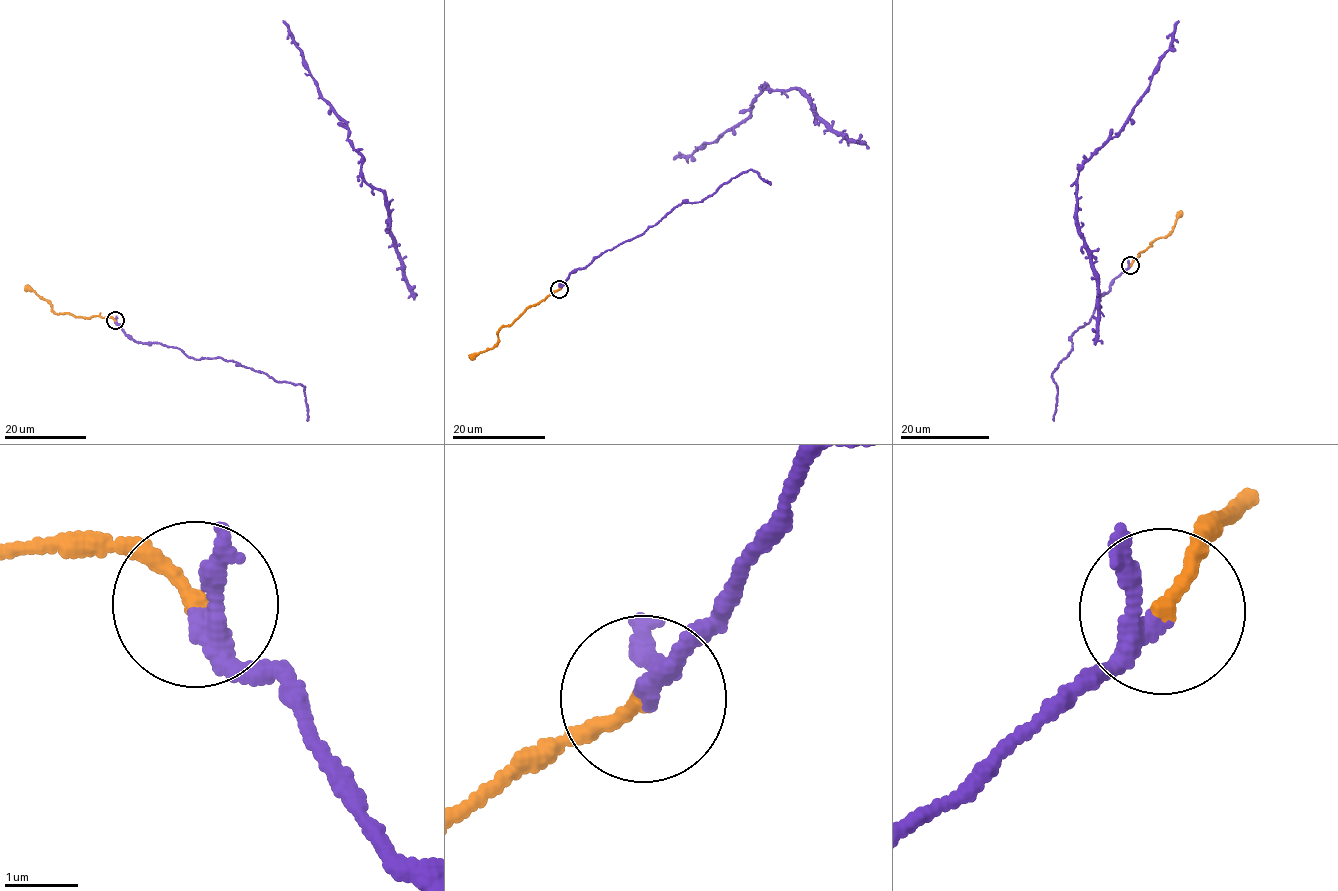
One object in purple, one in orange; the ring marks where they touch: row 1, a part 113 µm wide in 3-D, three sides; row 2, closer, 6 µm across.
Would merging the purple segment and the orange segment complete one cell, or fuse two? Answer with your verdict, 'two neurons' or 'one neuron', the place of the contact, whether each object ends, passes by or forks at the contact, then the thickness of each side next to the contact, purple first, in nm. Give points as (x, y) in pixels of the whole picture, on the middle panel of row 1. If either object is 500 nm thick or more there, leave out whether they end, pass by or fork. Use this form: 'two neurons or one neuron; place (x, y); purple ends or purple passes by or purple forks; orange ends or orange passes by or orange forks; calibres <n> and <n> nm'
one neuron; place (559, 289); purple passes by; orange ends; calibres 240 and 220 nm

